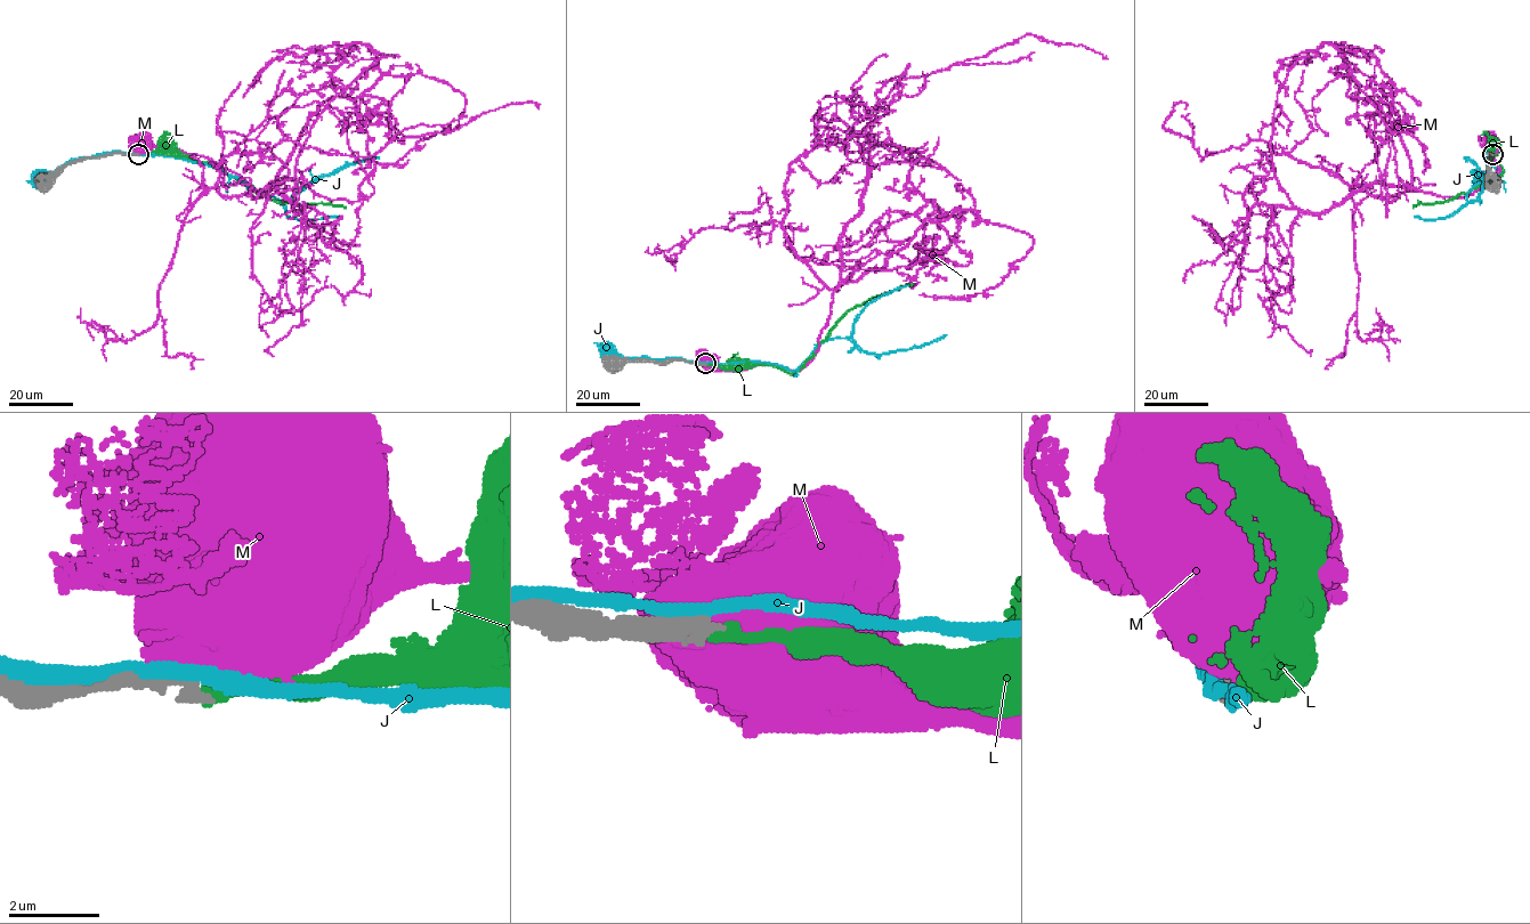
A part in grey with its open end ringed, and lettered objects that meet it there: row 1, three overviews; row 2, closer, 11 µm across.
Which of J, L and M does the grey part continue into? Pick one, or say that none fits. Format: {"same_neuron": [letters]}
{"same_neuron": []}

